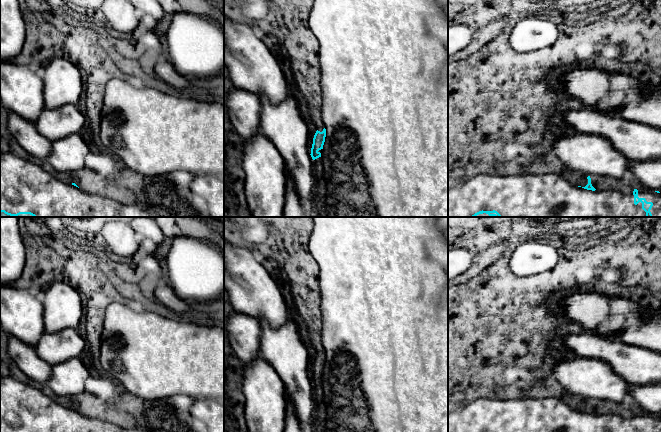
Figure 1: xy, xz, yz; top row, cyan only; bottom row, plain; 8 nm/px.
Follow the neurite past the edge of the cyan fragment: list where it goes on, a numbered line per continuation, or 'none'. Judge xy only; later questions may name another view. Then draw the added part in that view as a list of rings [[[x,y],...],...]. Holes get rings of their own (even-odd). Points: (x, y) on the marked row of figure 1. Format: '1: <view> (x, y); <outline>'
1: xy (24, 186); [[[0,152],[0,209],[11,214],[31,212],[37,217],[152,217],[138,206],[127,206],[65,183],[40,166],[13,153]]]

